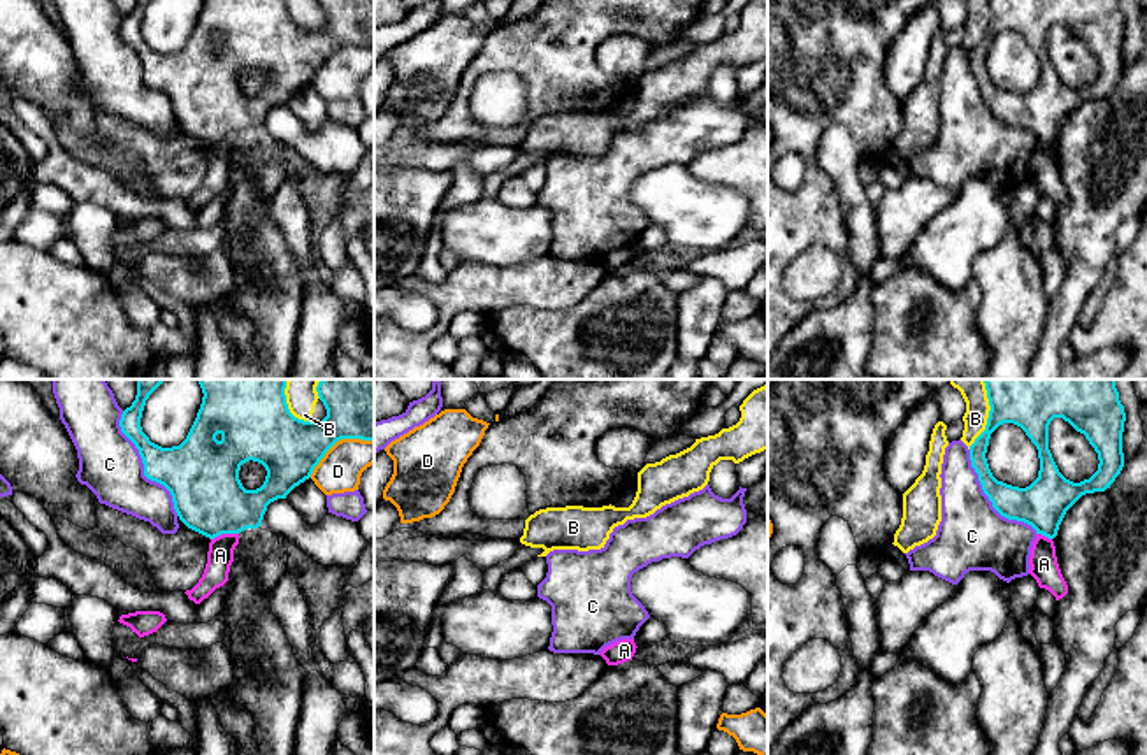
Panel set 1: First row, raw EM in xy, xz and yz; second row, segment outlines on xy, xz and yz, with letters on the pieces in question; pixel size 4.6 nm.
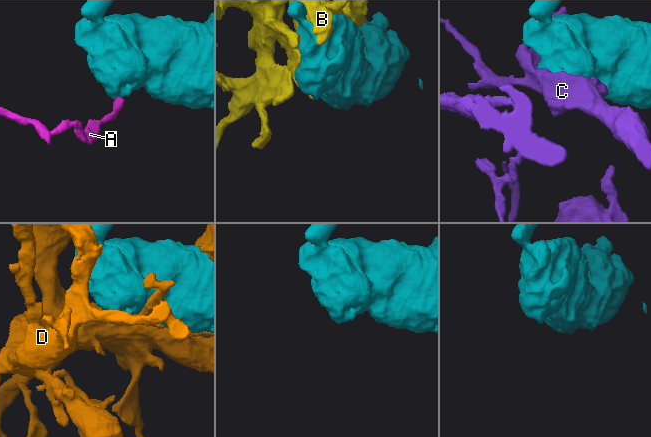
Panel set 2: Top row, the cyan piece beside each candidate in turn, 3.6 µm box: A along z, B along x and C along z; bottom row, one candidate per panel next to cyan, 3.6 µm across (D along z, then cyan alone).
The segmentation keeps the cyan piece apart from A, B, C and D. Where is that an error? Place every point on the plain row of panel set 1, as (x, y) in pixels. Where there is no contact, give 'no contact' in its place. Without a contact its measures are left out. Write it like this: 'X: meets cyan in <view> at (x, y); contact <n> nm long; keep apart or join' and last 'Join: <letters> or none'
A: meets cyan in xy at (223, 139); contact 130 nm long; keep apart
B: meets cyan in yz at (988, 28); contact 280 nm long; keep apart
C: meets cyan in xy at (144, 74); contact 550 nm long; keep apart
D: meets cyan in xy at (338, 46); contact 340 nm long; keep apart
Join: none

